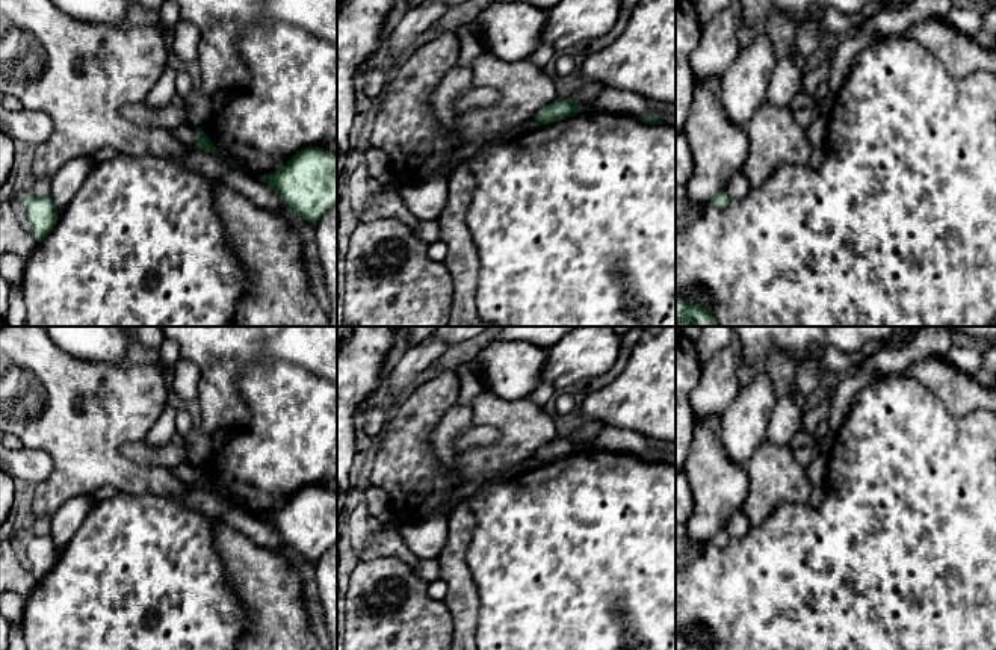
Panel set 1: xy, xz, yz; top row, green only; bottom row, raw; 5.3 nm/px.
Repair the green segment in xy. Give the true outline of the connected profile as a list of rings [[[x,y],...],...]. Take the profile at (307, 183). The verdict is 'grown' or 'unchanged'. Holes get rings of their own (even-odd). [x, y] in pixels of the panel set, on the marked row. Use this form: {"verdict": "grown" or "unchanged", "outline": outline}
{"verdict": "unchanged", "outline": [[[307,147],[281,169],[258,180],[281,197],[286,210],[316,224],[337,204],[337,154]]]}

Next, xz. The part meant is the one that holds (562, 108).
{"verdict": "unchanged", "outline": [[[558,98],[556,101],[540,109],[535,113],[534,119],[543,124],[550,124],[550,122],[564,119],[567,116],[577,115],[583,110],[594,110],[594,109],[588,109],[582,104],[576,104],[571,98]]]}

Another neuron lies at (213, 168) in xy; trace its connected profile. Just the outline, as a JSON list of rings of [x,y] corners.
[[[192,147],[181,160],[166,160],[171,160],[190,172],[200,174],[209,181],[221,181],[227,184],[246,197],[254,206],[266,212],[275,213],[286,210],[281,197],[274,189],[260,181],[257,177],[233,168],[221,156]]]

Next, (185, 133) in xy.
[[[183,124],[172,130],[174,136],[186,147],[195,147],[195,128],[189,124]]]

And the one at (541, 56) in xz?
[[[541,44],[529,57],[537,67],[544,68],[555,56],[556,50],[550,45]]]

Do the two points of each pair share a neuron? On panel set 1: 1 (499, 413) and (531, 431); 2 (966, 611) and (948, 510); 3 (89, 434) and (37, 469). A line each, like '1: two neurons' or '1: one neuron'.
1: one neuron
2: one neuron
3: two neurons

